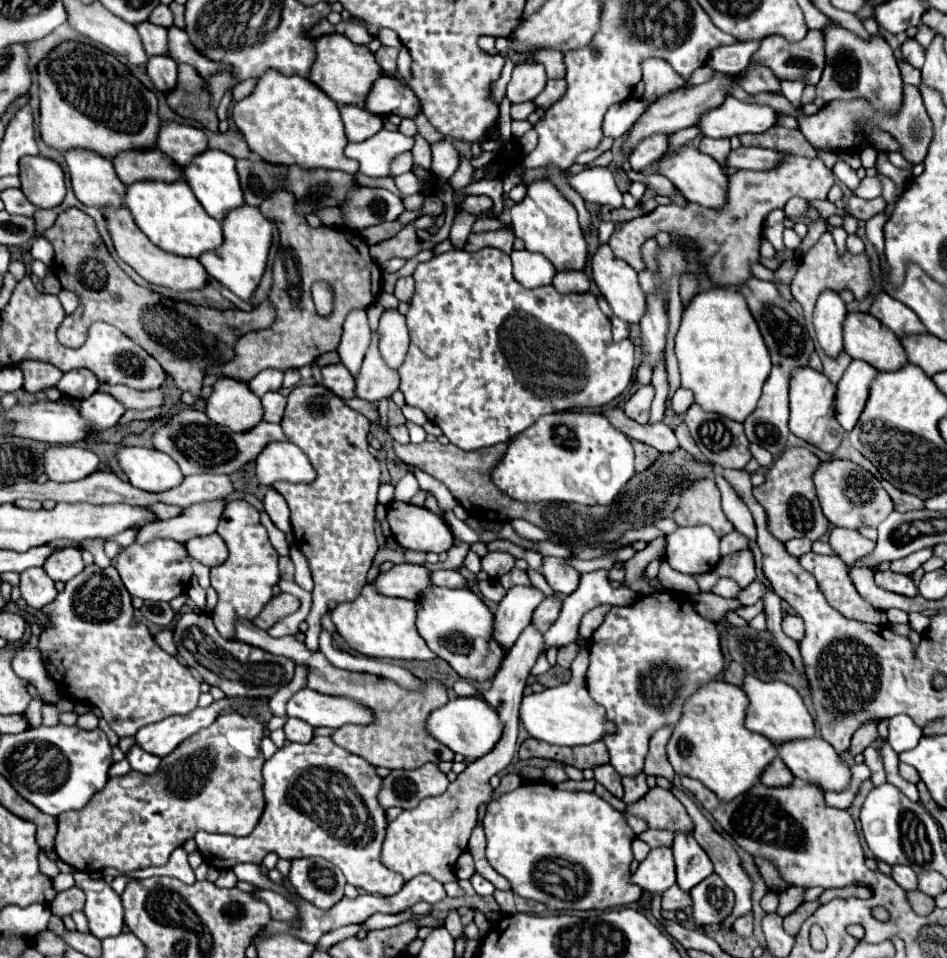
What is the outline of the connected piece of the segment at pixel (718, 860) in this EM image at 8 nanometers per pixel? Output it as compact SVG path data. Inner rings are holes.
M671 789L673 791L673 795L685 805L685 809L687 809L687 813L689 813L689 817L691 817L691 821L693 821L693 837L697 839L697 843L705 849L705 853L709 855L709 859L713 861L713 865L715 865L715 873L717 875L721 875L721 879L725 881L725 885L727 887L731 887L733 889L733 893L735 893L735 907L733 907L733 915L729 915L729 919L723 919L723 923L719 923L721 925L721 931L729 931L731 929L731 925L733 925L733 921L737 919L737 917L741 917L741 915L745 915L745 913L749 913L751 911L751 881L749 881L749 877L747 877L747 873L741 869L741 861L739 861L739 857L737 857L737 853L735 853L735 849L733 849L733 845L727 841L727 839L723 839L713 827L711 827L711 823L701 815L701 811L695 807L695 803L683 793L683 791L679 791L679 789Z

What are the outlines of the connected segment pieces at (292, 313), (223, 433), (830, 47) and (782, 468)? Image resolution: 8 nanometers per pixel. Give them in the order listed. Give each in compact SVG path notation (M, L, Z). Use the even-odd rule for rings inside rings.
M283 185L277 187L275 193L261 203L261 213L275 221L281 233L281 247L273 265L273 289L269 293L271 303L277 309L277 319L271 327L261 331L251 331L237 339L235 357L223 365L209 365L205 369L207 375L227 375L237 381L247 383L263 369L299 369L309 365L319 353L337 349L343 333L343 321L353 309L367 309L375 303L381 293L381 269L371 259L369 247L359 233L351 229L343 231L339 227L311 227L301 213L297 213L295 195ZM317 281L325 281L331 285L335 293L335 307L331 315L317 315L311 287Z
M183 407L175 417L171 417L163 427L159 427L153 437L153 447L171 455L171 459L181 467L183 475L195 475L195 473L211 473L211 475L221 475L221 473L235 473L249 461L253 461L261 449L271 443L271 441L285 441L285 435L279 425L273 423L257 423L253 431L243 431L235 433L229 431L227 427L215 425L213 421L207 419L203 411L197 411L195 407Z
M829 21L823 27L823 37L825 37L827 61L821 81L817 83L817 97L821 97L825 103L833 99L867 97L875 103L881 101L881 111L895 113L903 99L901 97L903 81L889 43L881 35L871 35L869 39L861 39L859 35L845 29L837 21Z
M807 447L787 449L769 469L765 483L753 489L755 499L761 503L761 507L767 513L767 527L769 533L775 535L775 539L783 543L793 537L807 537L811 541L817 541L829 529L829 521L821 511L813 487L813 471L817 471L819 465L821 459L815 453L811 453Z

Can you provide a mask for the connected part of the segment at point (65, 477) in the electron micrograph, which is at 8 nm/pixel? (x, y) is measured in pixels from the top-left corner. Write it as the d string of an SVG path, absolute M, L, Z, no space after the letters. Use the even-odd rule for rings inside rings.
M49 447L45 451L45 473L51 481L77 481L97 471L97 455L85 447Z

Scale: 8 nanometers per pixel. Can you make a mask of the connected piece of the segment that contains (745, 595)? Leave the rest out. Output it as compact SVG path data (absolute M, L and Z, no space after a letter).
M753 581L749 587L745 587L745 589L737 595L737 599L739 599L743 605L753 605L753 603L757 603L757 601L761 599L761 591L765 591L765 583Z

